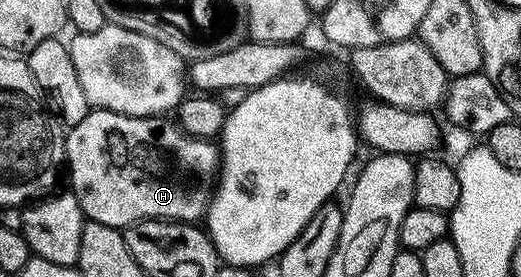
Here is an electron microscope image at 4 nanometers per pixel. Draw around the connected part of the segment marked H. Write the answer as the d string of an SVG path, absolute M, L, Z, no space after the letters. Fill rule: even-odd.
M106 109L91 111L83 123L68 130L65 156L67 177L73 180L71 192L79 199L86 218L122 231L140 221L204 222L222 172L221 149L212 140L185 133L176 120L164 116L128 117Z

